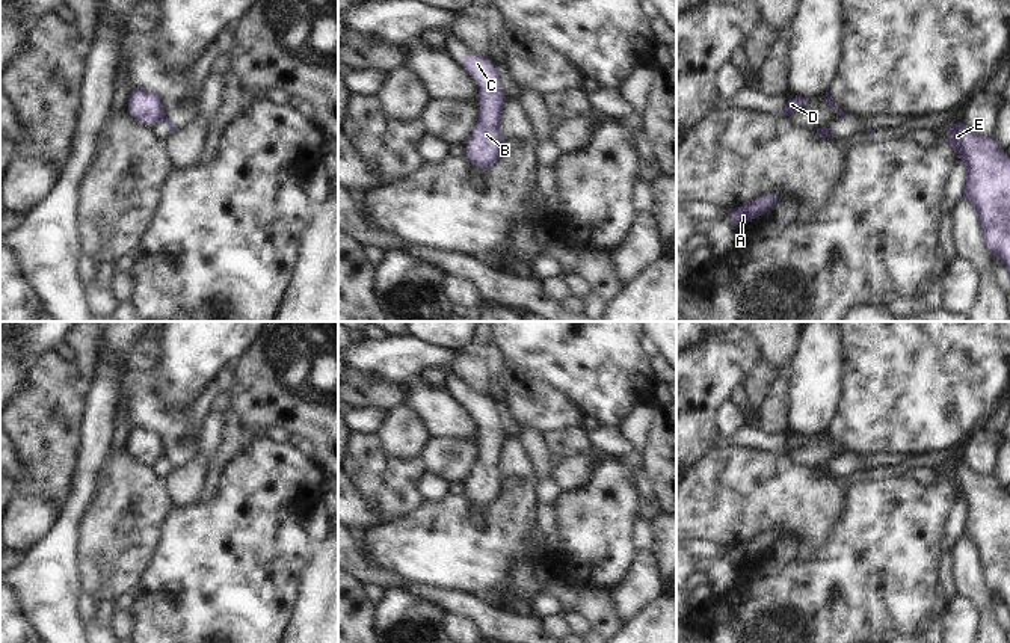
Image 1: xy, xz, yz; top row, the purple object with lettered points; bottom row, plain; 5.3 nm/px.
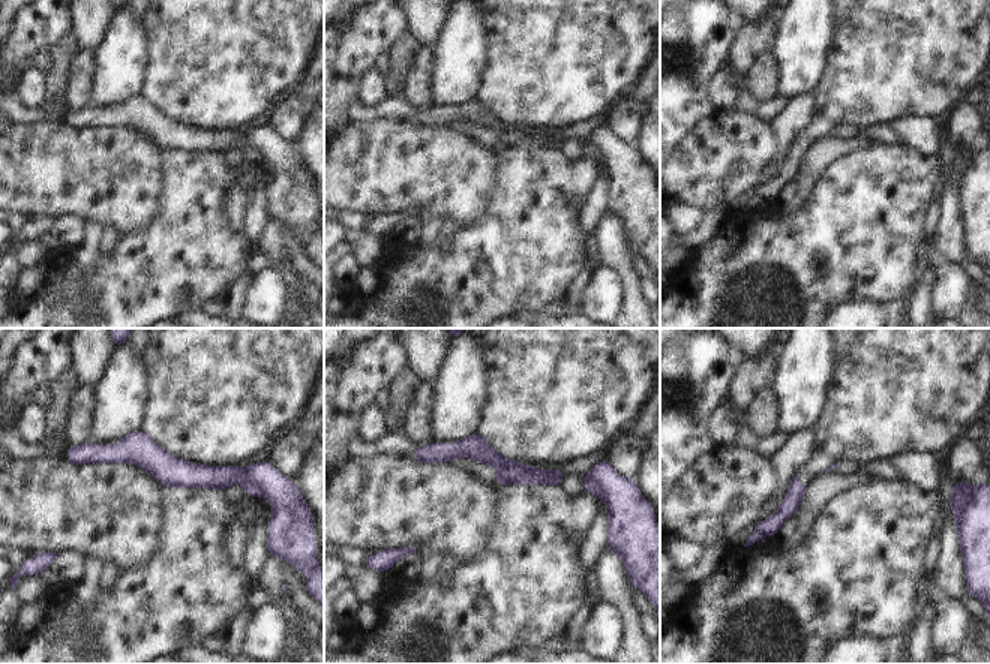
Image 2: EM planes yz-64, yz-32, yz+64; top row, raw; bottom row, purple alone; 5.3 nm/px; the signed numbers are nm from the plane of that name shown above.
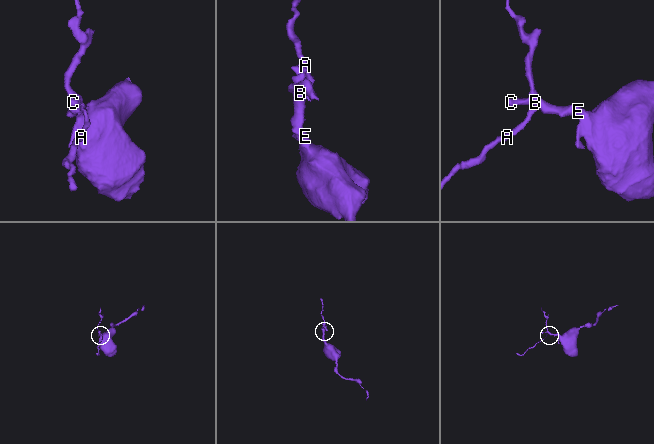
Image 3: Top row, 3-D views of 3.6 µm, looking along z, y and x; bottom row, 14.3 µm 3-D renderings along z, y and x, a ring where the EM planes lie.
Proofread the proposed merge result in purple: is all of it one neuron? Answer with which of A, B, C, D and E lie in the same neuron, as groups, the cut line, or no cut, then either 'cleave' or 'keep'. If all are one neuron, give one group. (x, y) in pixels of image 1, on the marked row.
A / B C D E | yz (846, 115), (843, 118) | cleave

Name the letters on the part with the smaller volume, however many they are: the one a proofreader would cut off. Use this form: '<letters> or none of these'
A

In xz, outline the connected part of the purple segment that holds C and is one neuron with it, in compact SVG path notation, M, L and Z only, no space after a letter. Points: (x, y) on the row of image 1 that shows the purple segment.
M463 54L459 63L480 85L480 118L467 146L470 162L488 171L497 165L501 157L504 139L501 137L498 122L506 104L506 95L501 88L501 80L494 69L489 57L482 54Z

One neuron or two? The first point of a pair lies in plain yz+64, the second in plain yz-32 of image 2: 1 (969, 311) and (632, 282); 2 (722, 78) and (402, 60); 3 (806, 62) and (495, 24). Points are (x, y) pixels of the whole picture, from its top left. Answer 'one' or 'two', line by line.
1: one
2: two
3: two

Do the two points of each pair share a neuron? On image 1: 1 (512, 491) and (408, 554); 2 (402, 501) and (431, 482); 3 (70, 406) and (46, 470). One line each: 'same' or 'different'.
1: same
2: different
3: same

